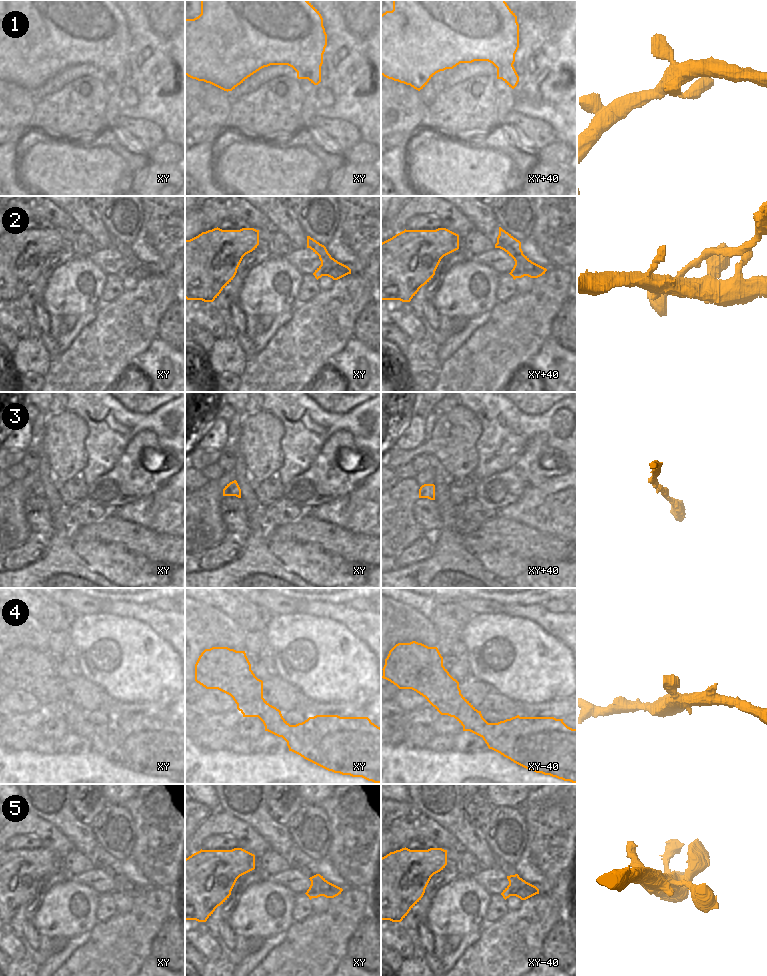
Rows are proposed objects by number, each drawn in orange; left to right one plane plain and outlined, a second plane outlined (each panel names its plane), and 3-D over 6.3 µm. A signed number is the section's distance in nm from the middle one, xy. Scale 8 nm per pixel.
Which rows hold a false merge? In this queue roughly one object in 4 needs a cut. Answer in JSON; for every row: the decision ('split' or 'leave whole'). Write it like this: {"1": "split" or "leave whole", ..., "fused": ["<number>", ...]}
{"1": "leave whole", "2": "split", "3": "leave whole", "4": "leave whole", "5": "leave whole", "fused": ["2"]}

